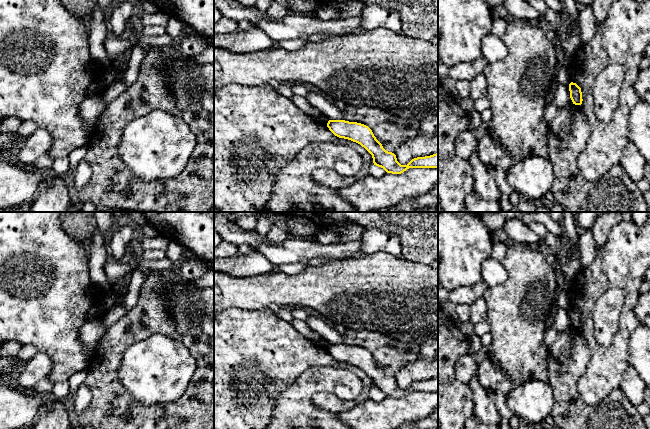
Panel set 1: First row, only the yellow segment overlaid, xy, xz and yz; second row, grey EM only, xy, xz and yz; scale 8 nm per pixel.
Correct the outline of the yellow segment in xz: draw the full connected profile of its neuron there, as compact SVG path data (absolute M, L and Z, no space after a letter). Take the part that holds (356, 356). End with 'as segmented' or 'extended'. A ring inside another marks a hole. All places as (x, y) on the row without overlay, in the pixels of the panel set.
M329 344L327 351L335 360L351 364L364 371L372 379L374 389L383 392L387 397L401 398L409 392L438 392L438 377L417 381L407 389L401 389L396 379L386 375L372 354L364 348L345 344Z; as segmented

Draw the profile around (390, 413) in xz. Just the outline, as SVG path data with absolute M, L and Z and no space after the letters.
M409 392L401 398L386 396L380 402L368 399L349 410L337 413L337 417L352 429L397 429L406 422L427 418L436 409L438 392Z

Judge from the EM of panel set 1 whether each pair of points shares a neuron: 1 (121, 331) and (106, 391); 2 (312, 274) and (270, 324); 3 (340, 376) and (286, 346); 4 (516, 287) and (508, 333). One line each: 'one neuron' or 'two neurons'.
1: one neuron
2: two neurons
3: two neurons
4: one neuron

